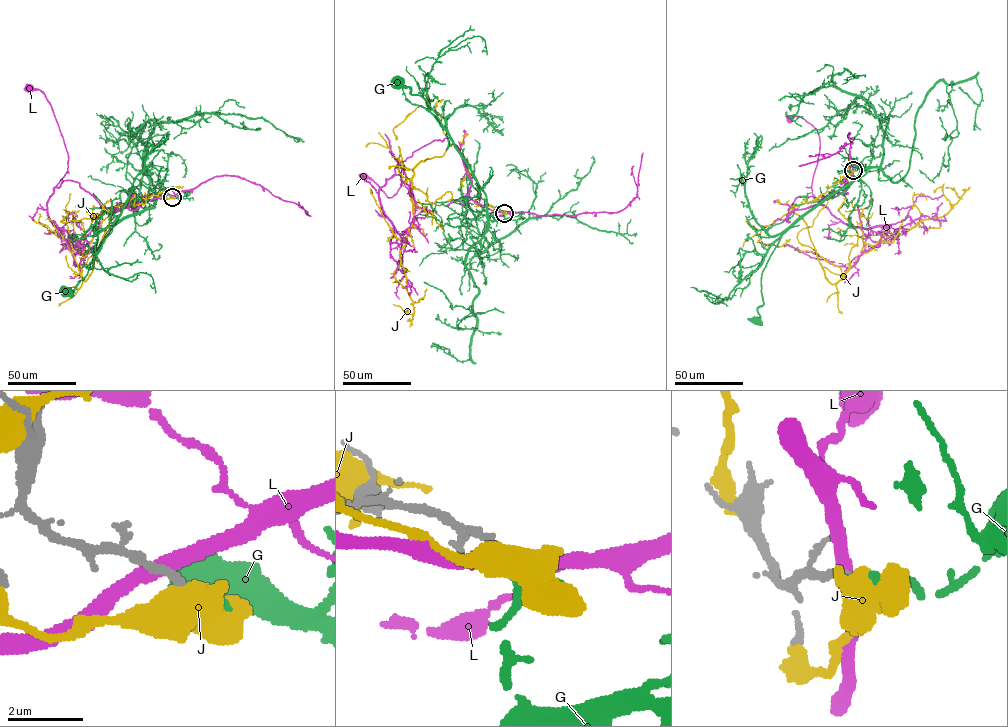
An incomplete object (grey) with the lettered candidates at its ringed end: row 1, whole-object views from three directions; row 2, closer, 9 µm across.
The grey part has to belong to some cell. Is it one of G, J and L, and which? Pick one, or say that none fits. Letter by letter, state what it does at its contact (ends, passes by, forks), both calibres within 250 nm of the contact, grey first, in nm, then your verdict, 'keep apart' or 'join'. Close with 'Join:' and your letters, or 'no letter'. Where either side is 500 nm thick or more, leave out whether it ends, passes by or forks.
G: it passes by; calibres 240 and 200 nm; join
J: calibres 240 and 550 nm; keep apart
L: it passes by; calibres 280 and 380 nm; keep apart
Join: G

